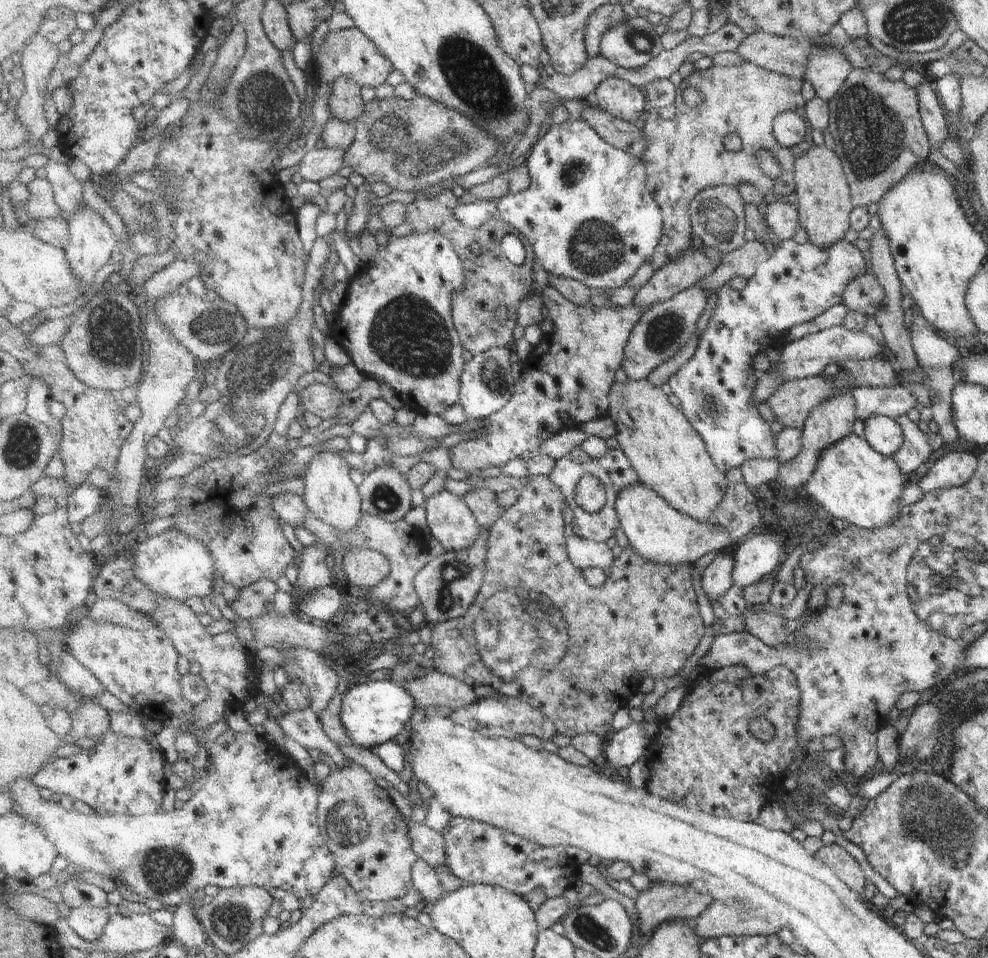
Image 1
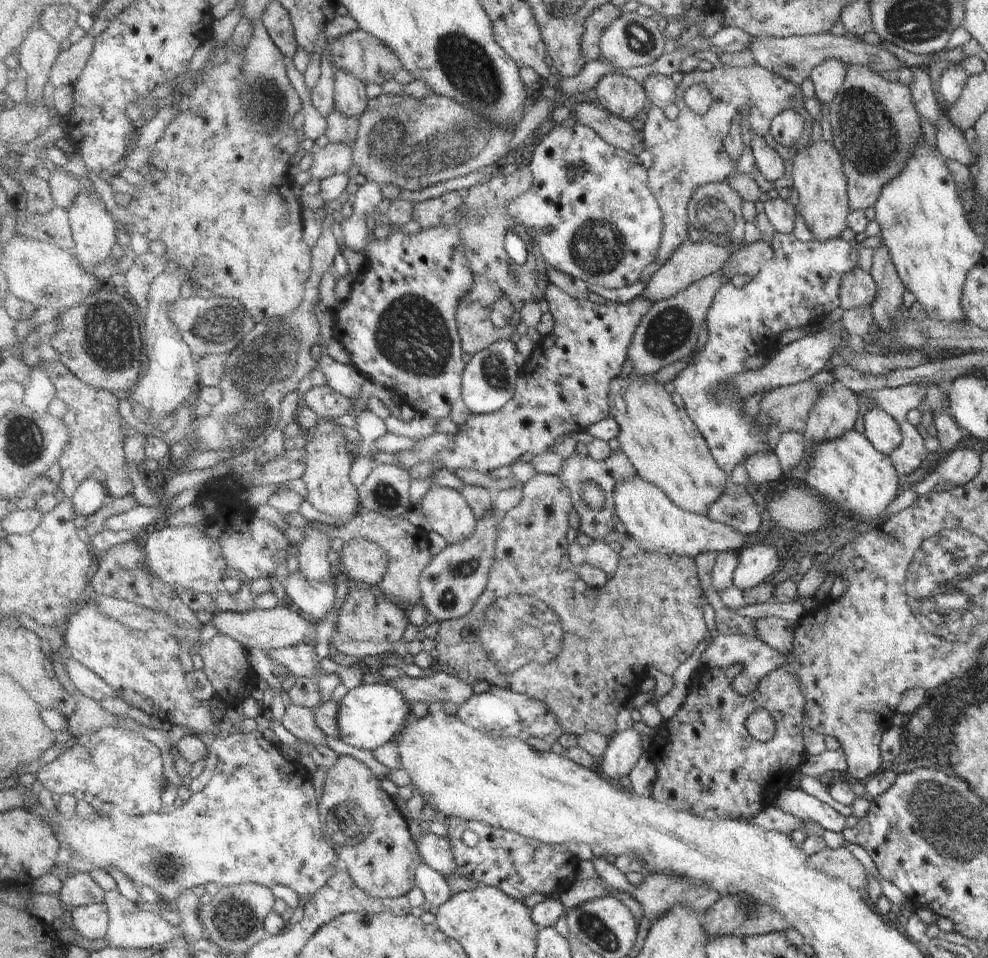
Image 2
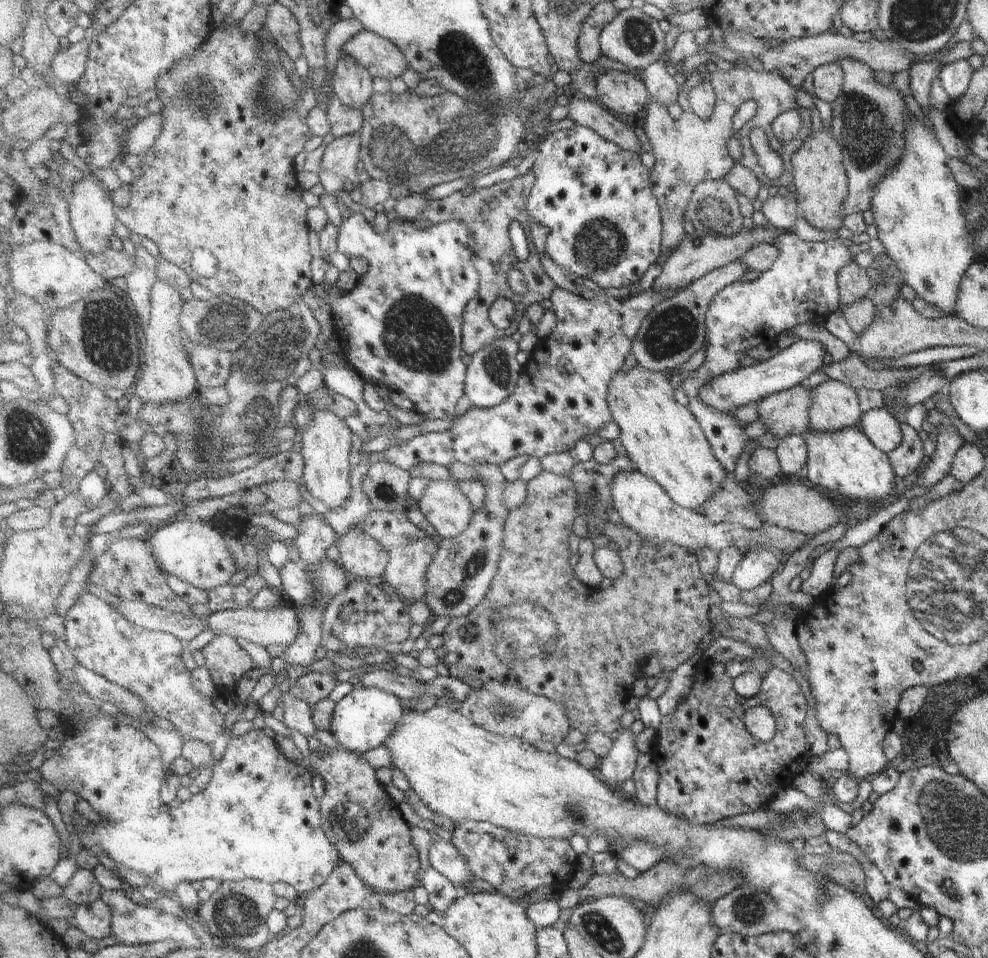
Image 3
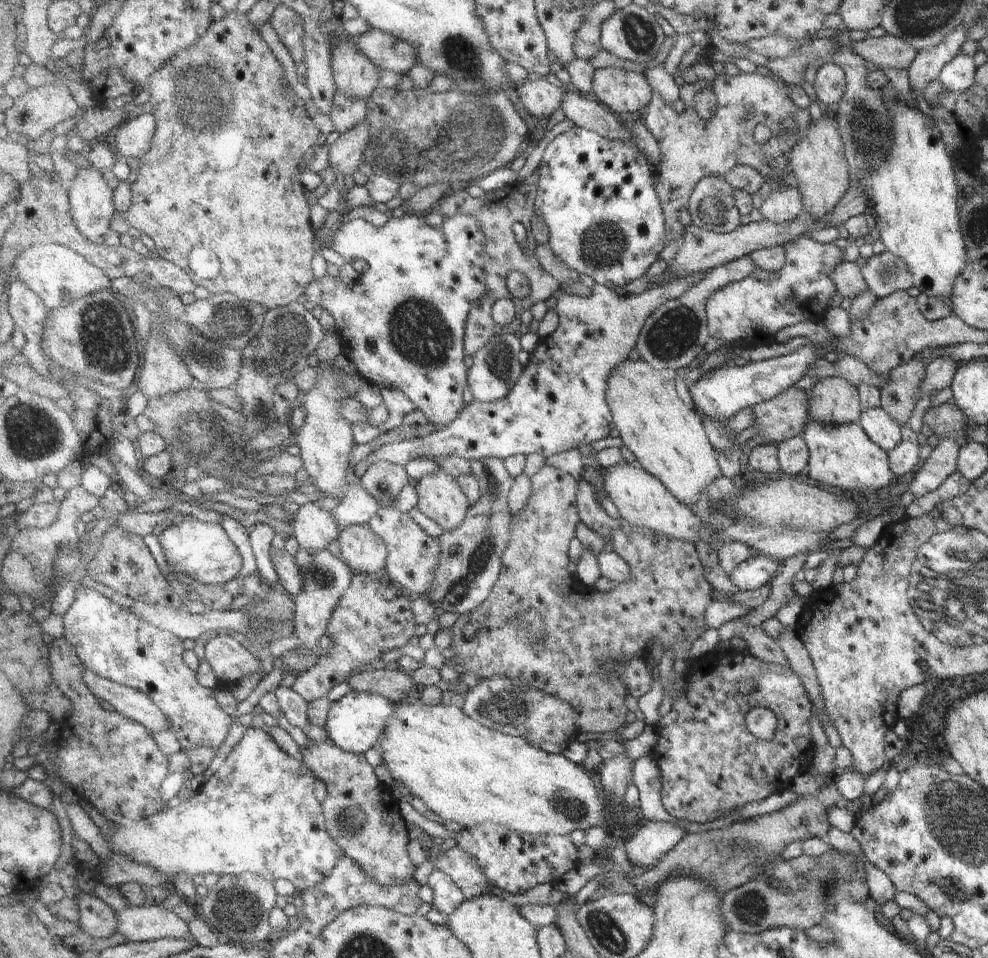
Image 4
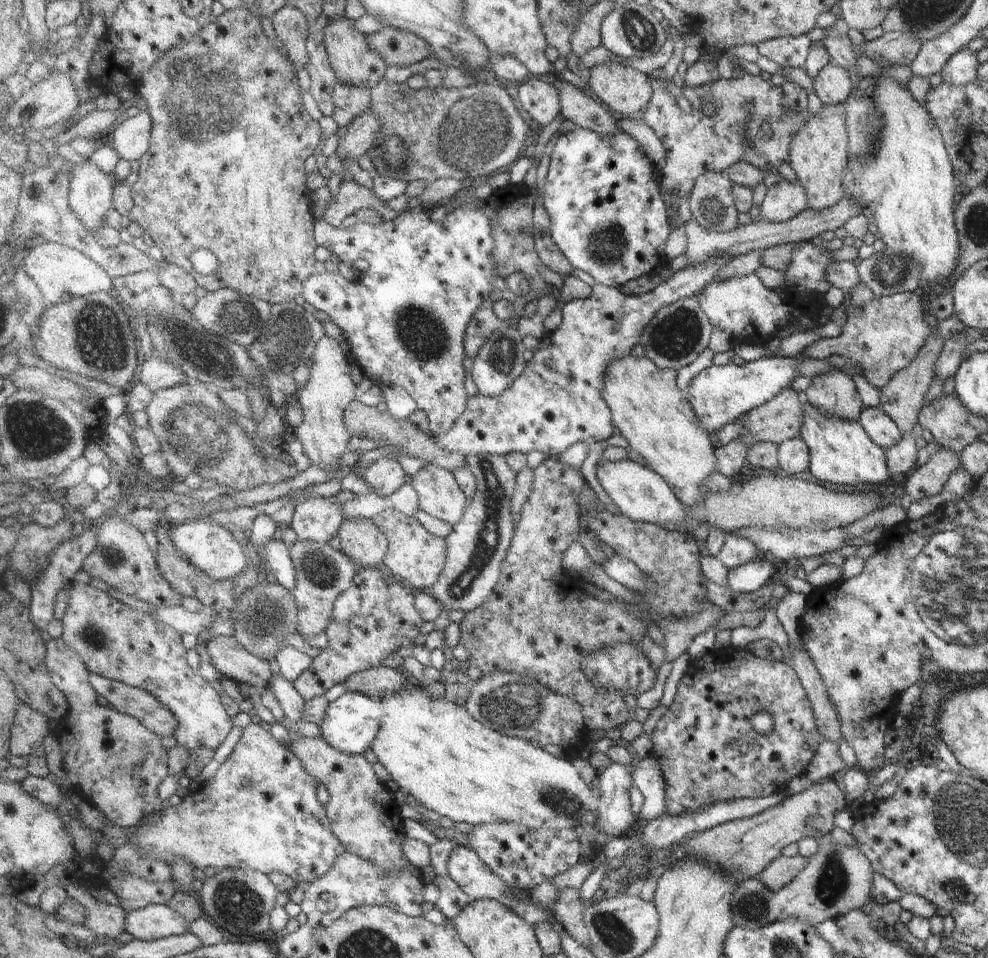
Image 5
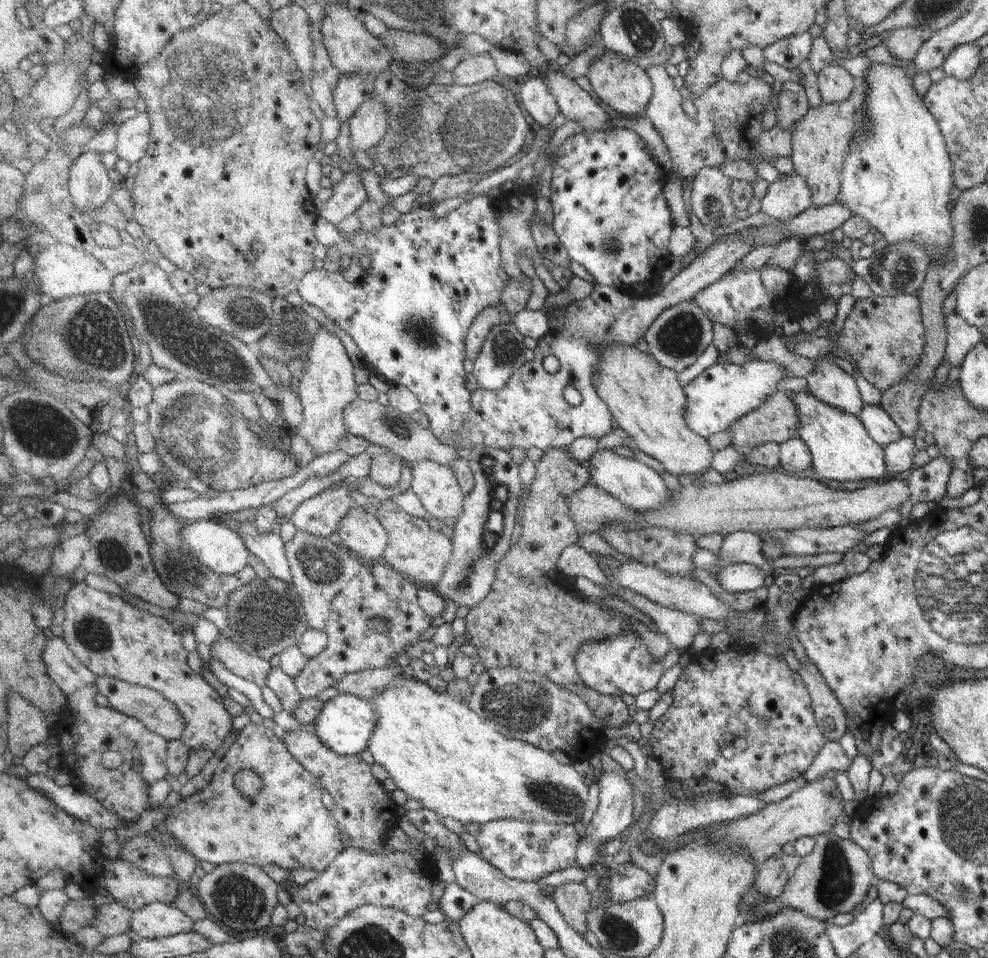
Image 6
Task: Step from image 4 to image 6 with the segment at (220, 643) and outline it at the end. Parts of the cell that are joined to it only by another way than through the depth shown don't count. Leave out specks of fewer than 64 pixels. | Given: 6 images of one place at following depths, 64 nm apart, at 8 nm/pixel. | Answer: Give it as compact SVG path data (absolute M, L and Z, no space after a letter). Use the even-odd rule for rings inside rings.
M220 635L210 649L238 676L252 681L262 688L269 686L269 678L275 662L246 652L226 635Z

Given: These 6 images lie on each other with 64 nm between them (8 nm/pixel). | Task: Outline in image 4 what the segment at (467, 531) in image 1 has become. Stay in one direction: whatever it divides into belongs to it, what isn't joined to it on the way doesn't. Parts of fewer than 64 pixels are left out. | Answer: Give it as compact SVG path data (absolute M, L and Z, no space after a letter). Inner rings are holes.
M434 471L419 479L417 489L421 498L419 507L439 522L445 532L466 524L472 502L451 473Z

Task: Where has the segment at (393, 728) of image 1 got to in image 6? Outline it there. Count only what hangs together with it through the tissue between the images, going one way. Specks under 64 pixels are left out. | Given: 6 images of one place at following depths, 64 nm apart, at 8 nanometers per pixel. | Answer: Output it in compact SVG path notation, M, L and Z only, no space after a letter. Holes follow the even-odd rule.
M339 693L326 702L326 706L315 722L315 728L324 744L333 748L337 753L356 756L371 746L378 722L379 710L371 703L371 700L350 693Z

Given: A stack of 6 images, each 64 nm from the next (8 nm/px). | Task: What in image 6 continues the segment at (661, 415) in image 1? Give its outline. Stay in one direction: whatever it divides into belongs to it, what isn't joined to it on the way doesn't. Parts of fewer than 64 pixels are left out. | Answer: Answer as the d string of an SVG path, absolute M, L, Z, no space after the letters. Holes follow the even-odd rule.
M612 343L611 345L604 345L601 348L601 369L595 374L595 385L600 393L600 396L608 403L608 406L610 406L615 419L619 423L619 426L634 439L640 450L658 459L664 465L665 469L673 475L679 477L688 476L689 474L698 474L700 482L700 476L704 474L704 471L711 470L713 451L710 449L710 445L708 444L708 438L705 438L705 436L702 436L699 432L696 432L688 424L687 406L690 401L688 400L686 388L685 386L682 386L682 382L680 382L678 375L679 372L677 370L665 367L664 364L662 364L651 352L642 352L642 350L635 345Z

